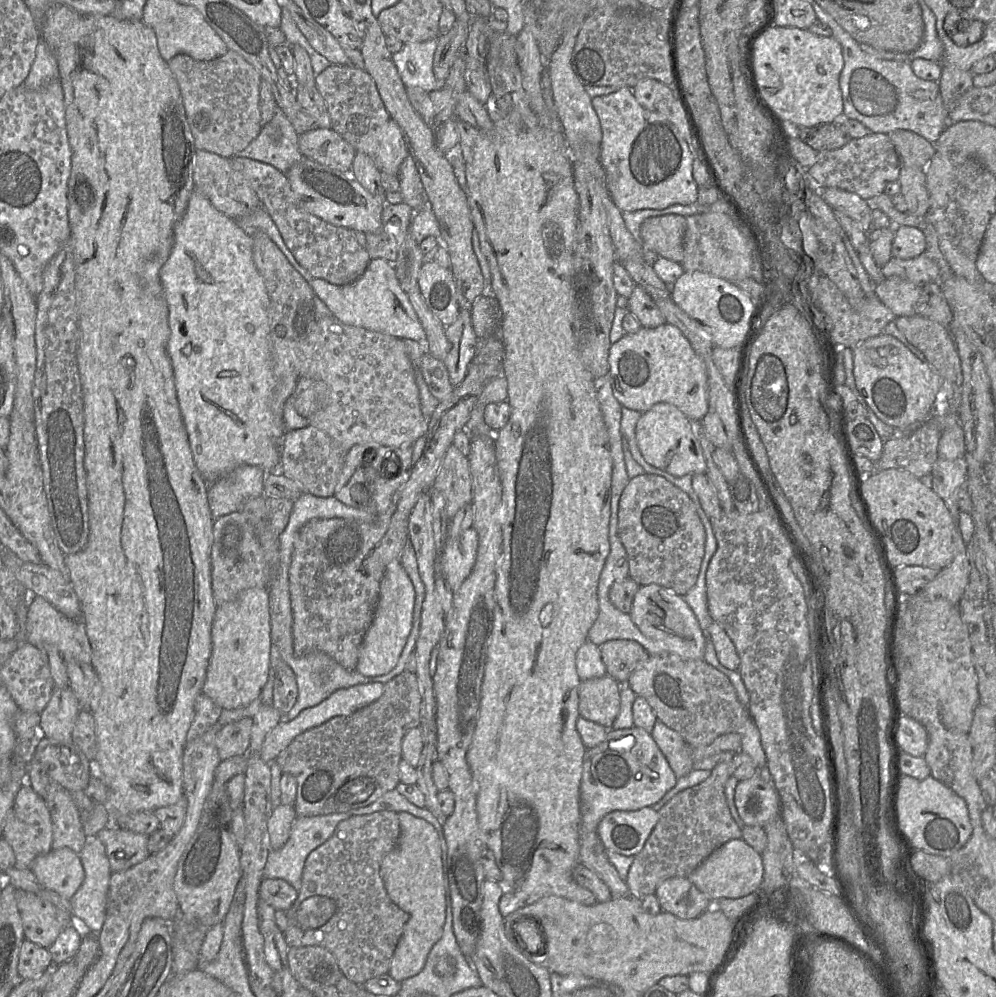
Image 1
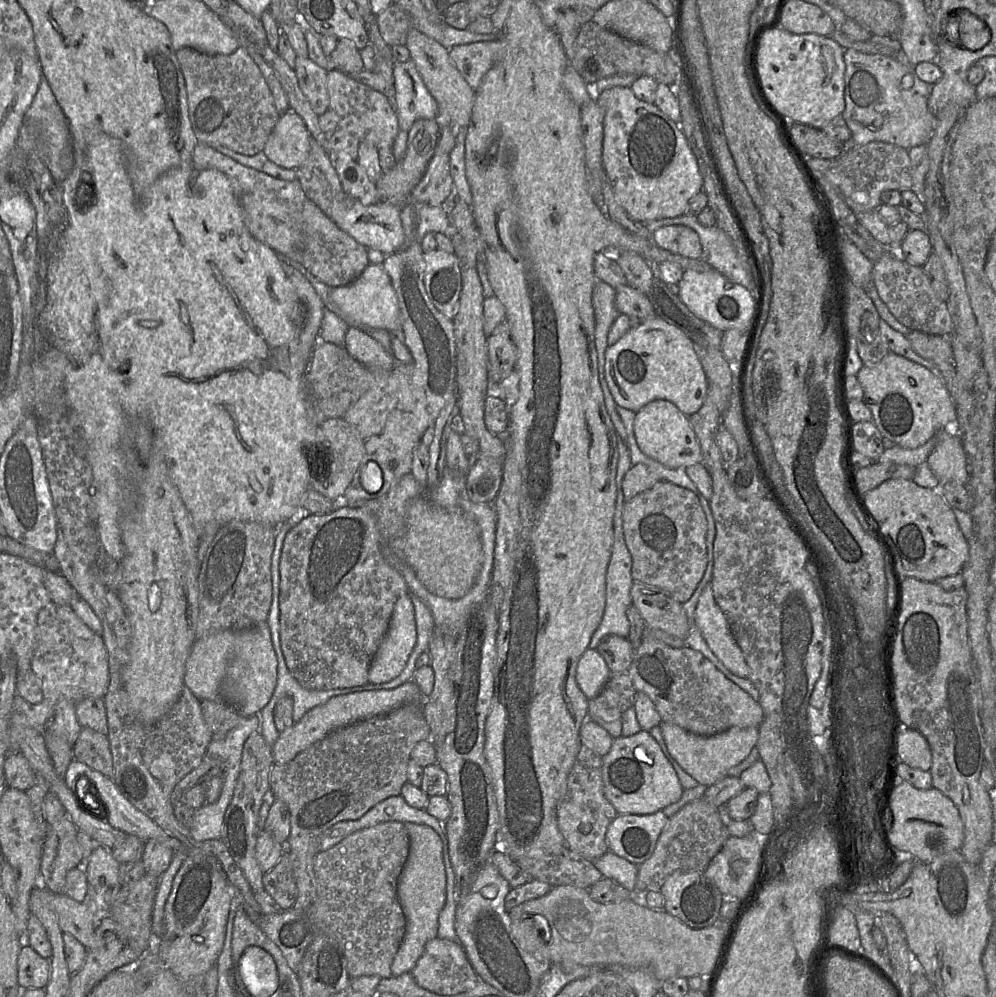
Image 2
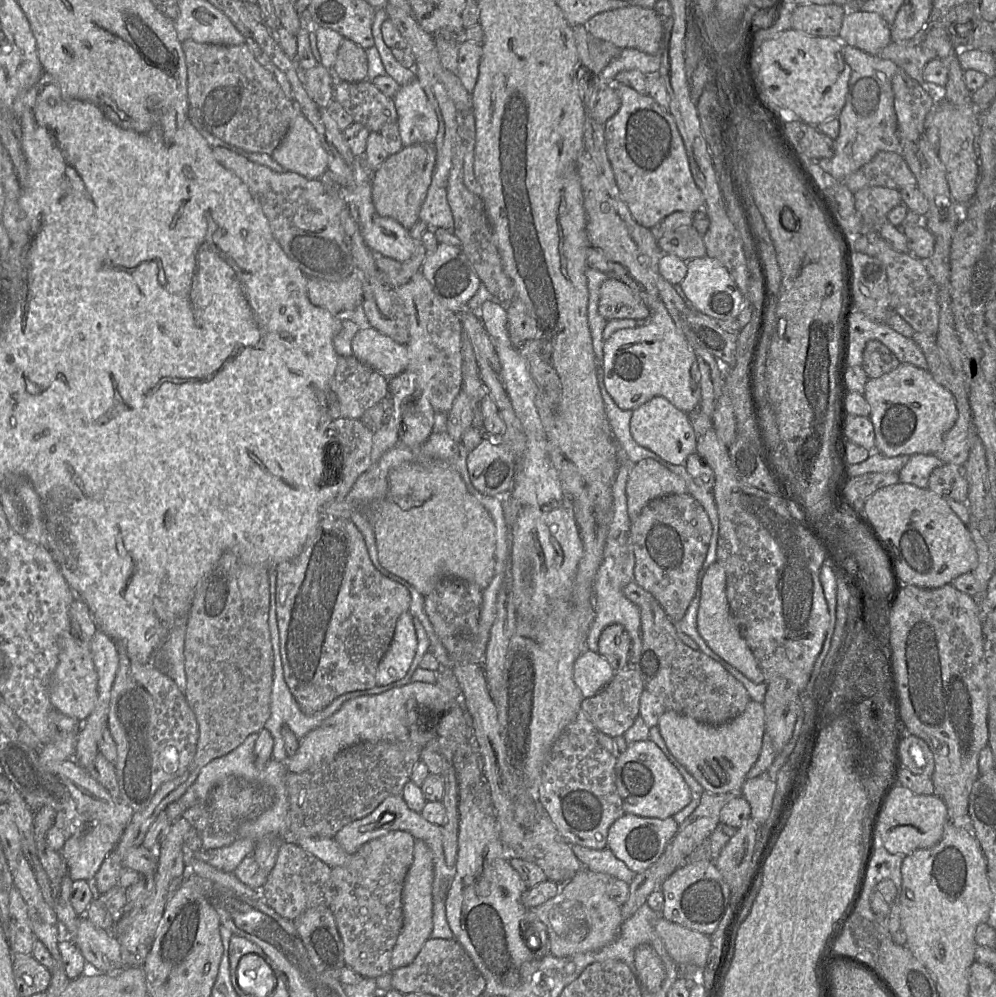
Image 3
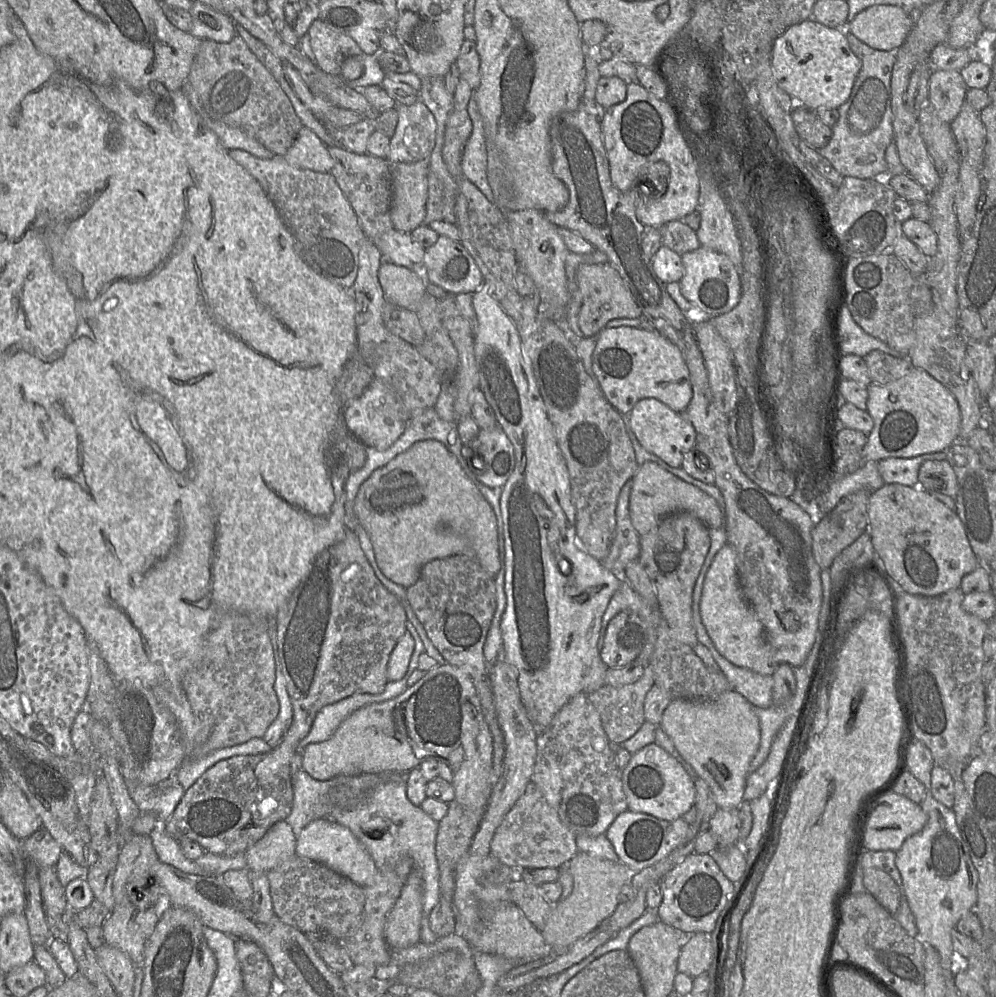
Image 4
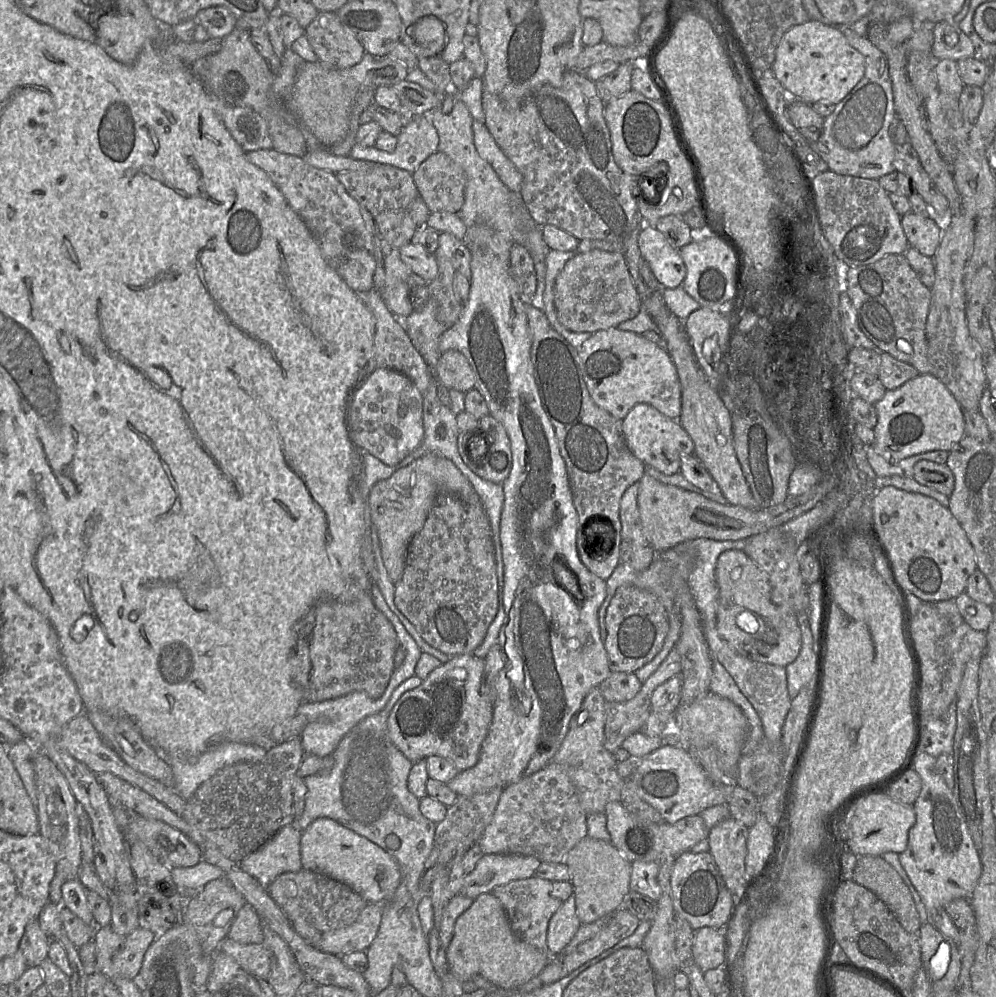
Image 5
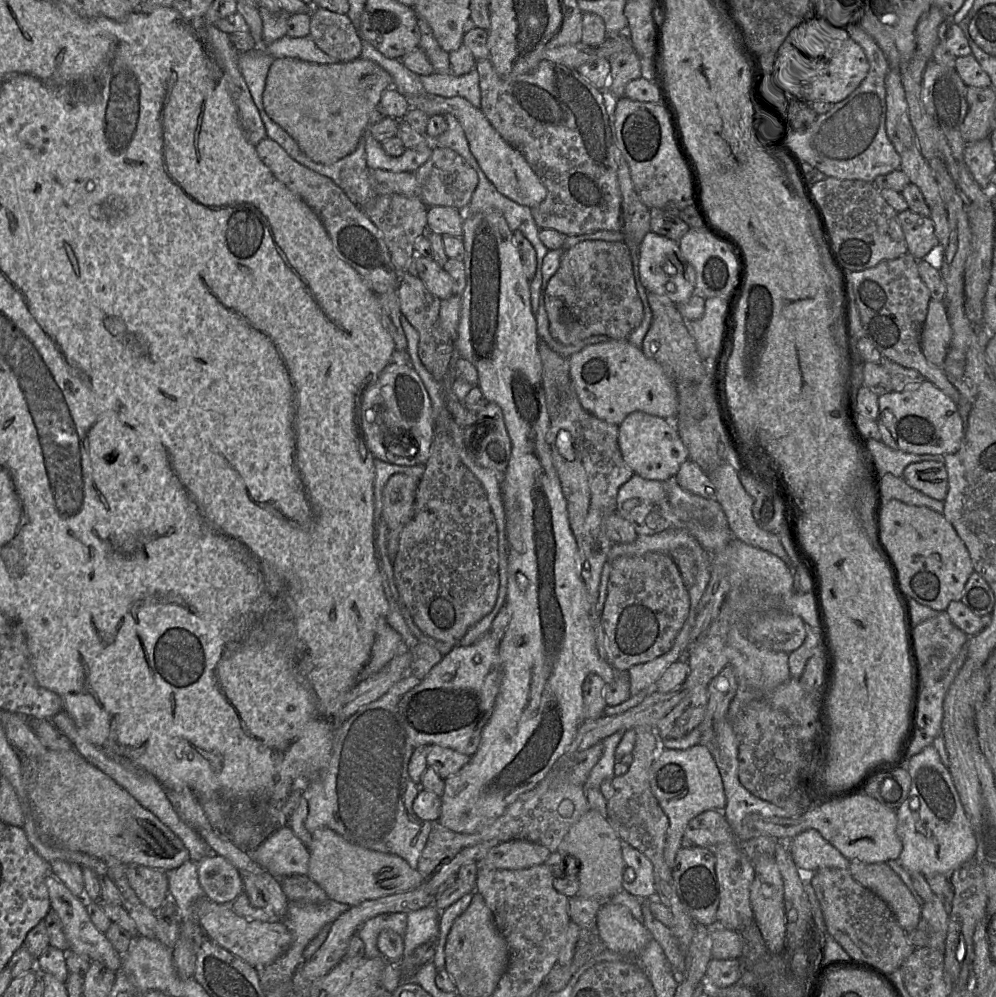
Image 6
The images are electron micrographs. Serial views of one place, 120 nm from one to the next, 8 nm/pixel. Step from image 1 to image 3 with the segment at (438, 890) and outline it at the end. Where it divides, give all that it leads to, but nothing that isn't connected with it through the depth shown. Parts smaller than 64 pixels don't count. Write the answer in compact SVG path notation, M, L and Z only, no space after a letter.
M415 839L413 863L404 879L401 897L403 927L392 951L391 970L396 970L411 964L425 942L430 939L433 930L433 879L434 867L432 852L424 841Z

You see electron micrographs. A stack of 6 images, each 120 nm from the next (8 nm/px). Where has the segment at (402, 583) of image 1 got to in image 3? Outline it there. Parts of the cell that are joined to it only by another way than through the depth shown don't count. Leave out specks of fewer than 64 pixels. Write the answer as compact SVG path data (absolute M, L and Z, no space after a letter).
M409 610L397 622L391 644L381 659L377 672L377 686L401 680L408 672L417 649L417 635Z

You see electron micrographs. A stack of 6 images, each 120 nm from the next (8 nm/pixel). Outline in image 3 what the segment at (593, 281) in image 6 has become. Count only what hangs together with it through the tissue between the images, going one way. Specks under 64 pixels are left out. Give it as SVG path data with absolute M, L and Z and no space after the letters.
M610 275L600 289L599 313L606 319L648 319L650 309L625 283Z

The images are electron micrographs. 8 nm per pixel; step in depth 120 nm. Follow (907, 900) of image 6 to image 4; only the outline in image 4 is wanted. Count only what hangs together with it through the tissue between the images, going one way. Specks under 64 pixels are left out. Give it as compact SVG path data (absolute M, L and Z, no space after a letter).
M877 868L864 870L863 886L892 916L896 914L900 891L888 873Z

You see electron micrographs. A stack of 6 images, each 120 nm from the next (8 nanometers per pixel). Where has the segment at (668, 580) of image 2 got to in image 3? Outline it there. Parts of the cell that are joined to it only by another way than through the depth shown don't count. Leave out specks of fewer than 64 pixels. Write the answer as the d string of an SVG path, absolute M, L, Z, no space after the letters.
M670 494L650 501L641 511L640 515L631 521L631 542L635 555L634 581L646 591L650 592L657 602L662 606L665 613L673 623L679 623L686 614L686 611L695 596L698 573L705 561L712 535L712 525L709 517L700 503L690 494Z

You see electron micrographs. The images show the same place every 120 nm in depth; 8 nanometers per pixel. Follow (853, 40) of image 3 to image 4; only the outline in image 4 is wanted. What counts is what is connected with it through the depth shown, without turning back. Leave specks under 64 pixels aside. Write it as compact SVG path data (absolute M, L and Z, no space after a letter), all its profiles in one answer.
M875 5L858 13L843 31L852 33L871 48L895 52L914 23L913 16L901 7Z

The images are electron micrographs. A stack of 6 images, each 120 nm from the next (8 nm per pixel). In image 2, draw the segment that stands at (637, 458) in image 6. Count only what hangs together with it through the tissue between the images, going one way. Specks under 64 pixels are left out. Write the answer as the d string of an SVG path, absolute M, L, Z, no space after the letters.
M654 400L643 407L636 414L634 432L640 450L668 468L686 468L703 462L689 417L670 401Z

